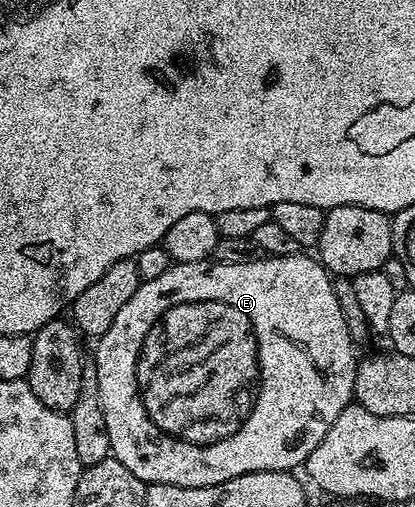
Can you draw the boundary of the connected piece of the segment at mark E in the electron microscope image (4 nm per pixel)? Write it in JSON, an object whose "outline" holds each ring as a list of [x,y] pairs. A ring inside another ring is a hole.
{"outline":[[[265,255],[254,262],[241,264],[217,264],[208,260],[173,263],[166,274],[161,274],[155,282],[141,283],[140,291],[134,294],[130,302],[126,302],[122,310],[118,310],[110,330],[95,341],[94,367],[98,370],[98,394],[106,414],[106,434],[110,434],[111,455],[122,462],[122,466],[126,466],[134,478],[143,480],[145,485],[201,488],[230,482],[230,478],[238,478],[242,474],[292,472],[299,464],[301,467],[307,461],[310,450],[314,450],[314,446],[326,438],[326,430],[330,430],[334,418],[338,418],[338,414],[353,403],[358,355],[357,345],[348,329],[348,319],[342,314],[342,306],[338,306],[338,298],[334,294],[333,277],[319,259],[312,257],[311,260],[308,256],[311,255]]]}

